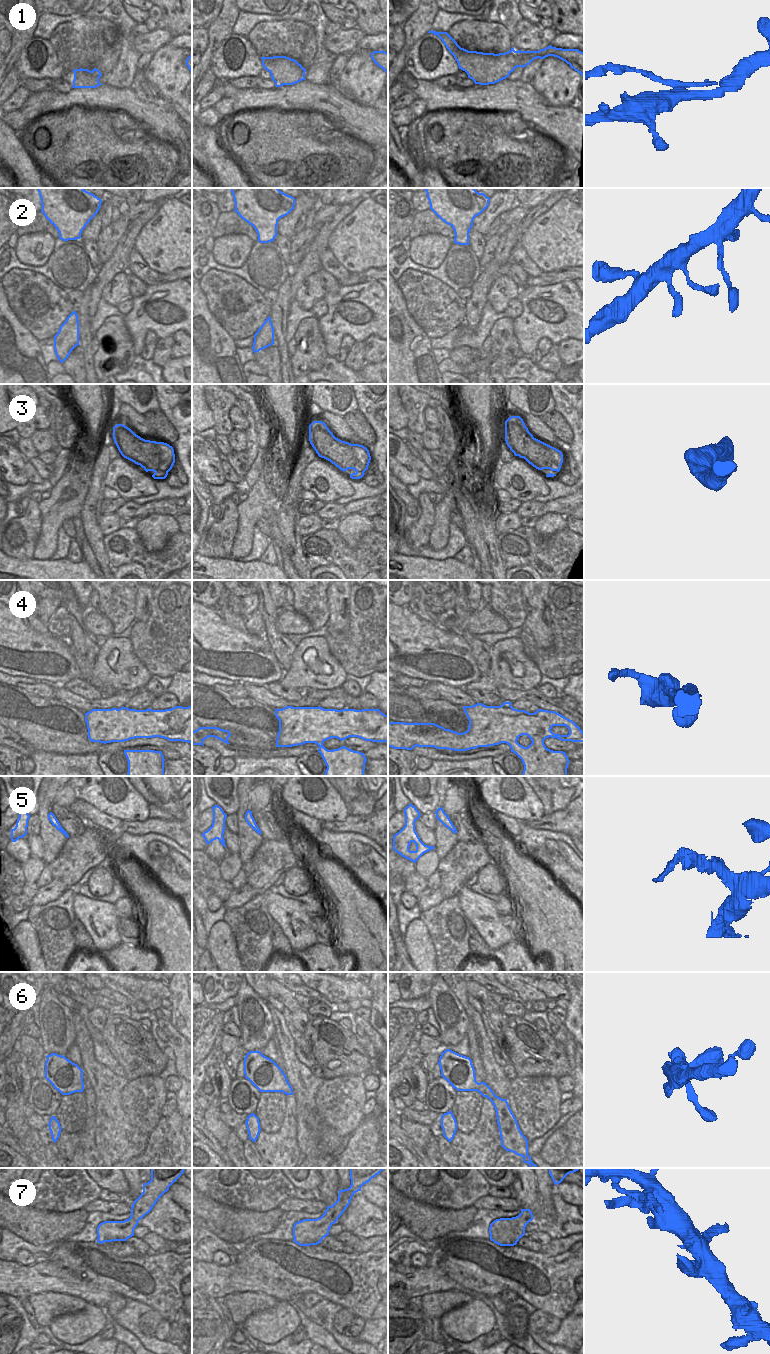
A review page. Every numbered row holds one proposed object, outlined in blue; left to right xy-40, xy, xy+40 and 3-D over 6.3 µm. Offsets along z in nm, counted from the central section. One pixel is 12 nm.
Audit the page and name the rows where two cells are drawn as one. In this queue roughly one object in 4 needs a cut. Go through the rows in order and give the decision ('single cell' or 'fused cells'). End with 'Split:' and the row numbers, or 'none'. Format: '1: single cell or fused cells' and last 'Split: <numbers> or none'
1: fused cells
2: single cell
3: single cell
4: single cell
5: single cell
6: single cell
7: single cell
Split: 1

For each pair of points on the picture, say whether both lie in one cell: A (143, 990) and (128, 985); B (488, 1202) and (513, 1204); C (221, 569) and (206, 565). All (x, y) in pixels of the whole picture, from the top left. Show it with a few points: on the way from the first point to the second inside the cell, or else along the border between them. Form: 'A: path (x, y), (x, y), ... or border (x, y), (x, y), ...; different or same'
A: path (139, 989), (132, 987); same
B: path (494, 1203), (507, 1204); same
C: path (217, 569), (210, 569); same

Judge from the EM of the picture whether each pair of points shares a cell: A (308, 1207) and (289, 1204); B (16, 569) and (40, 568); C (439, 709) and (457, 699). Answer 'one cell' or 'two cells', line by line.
A: one cell
B: one cell
C: two cells

